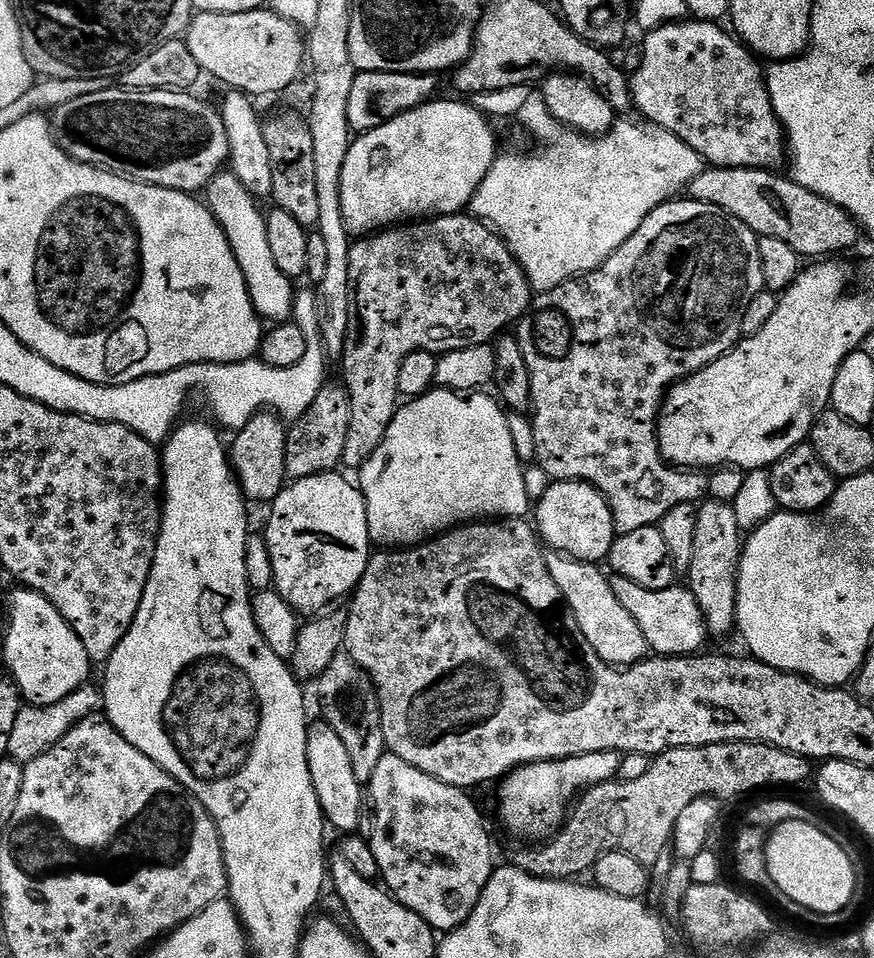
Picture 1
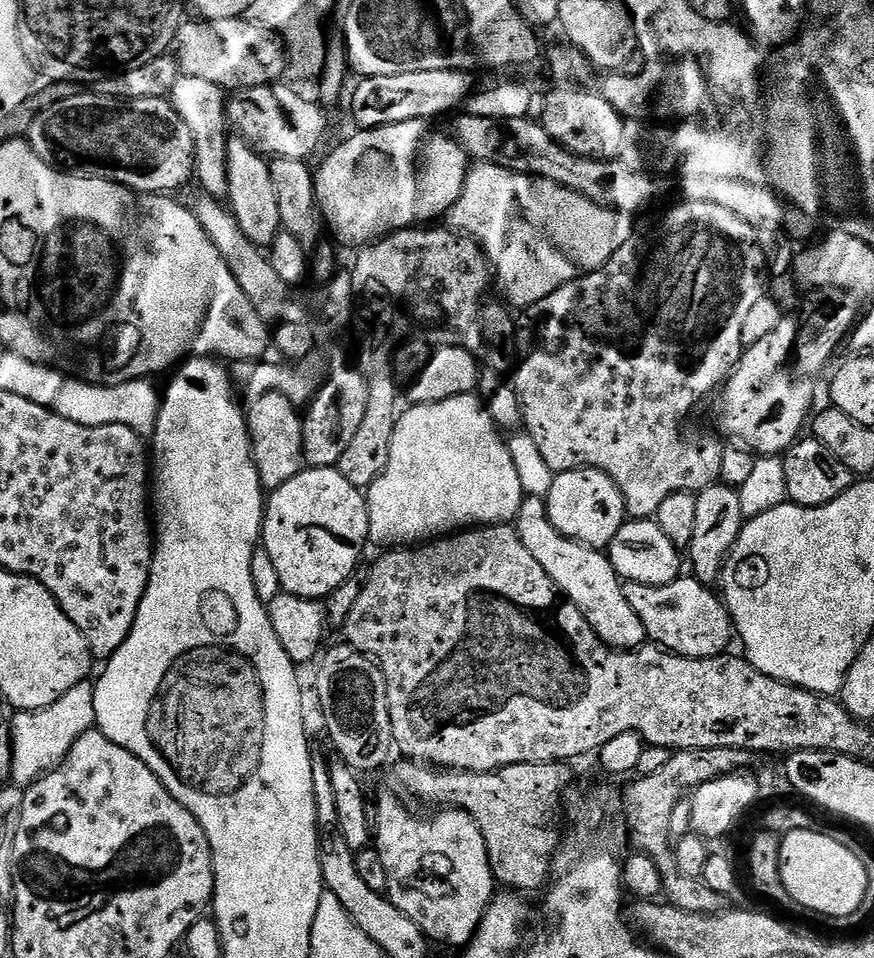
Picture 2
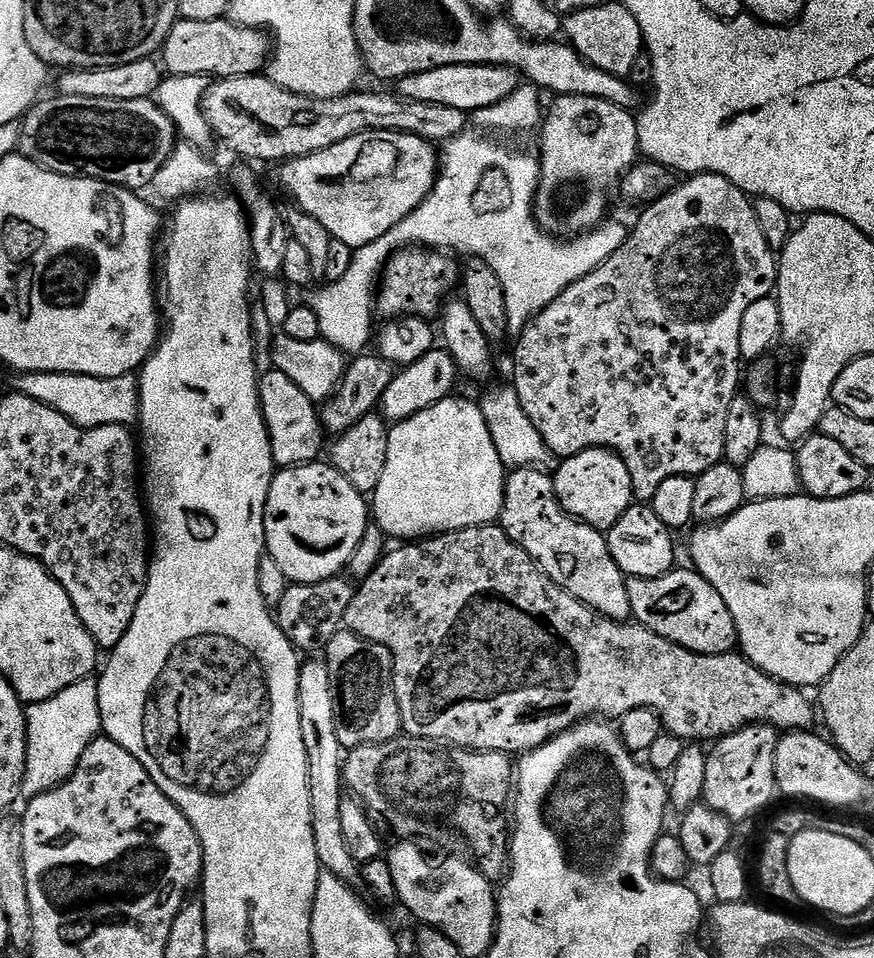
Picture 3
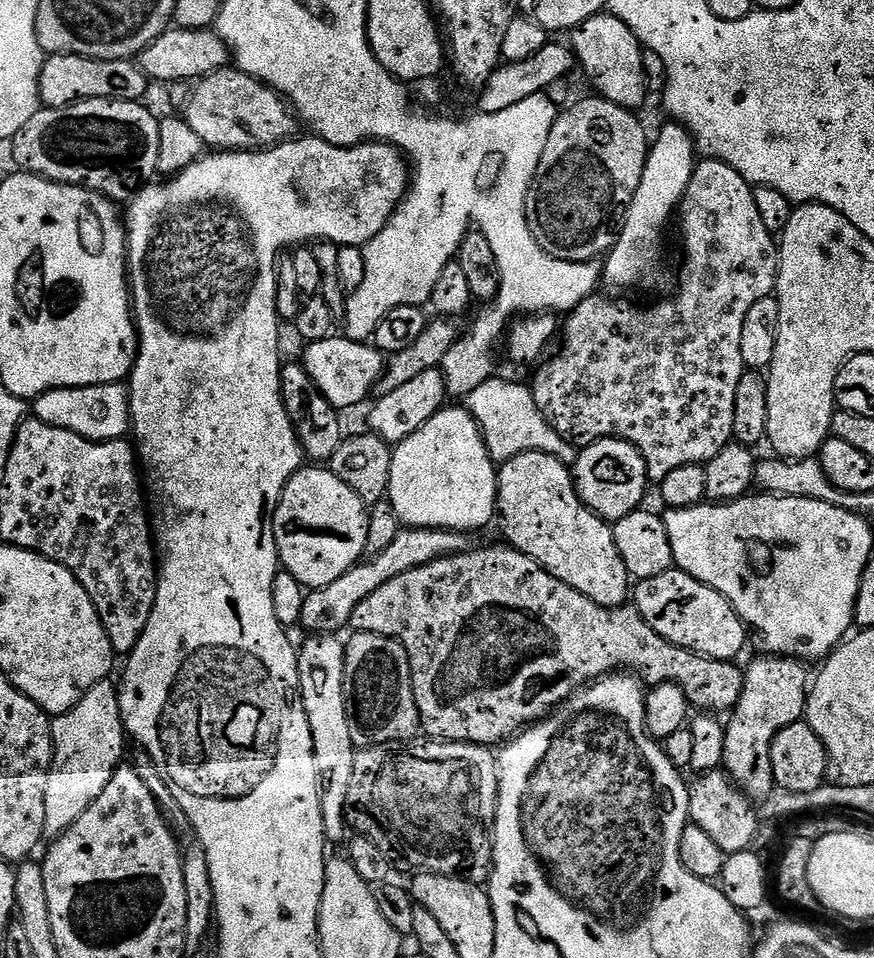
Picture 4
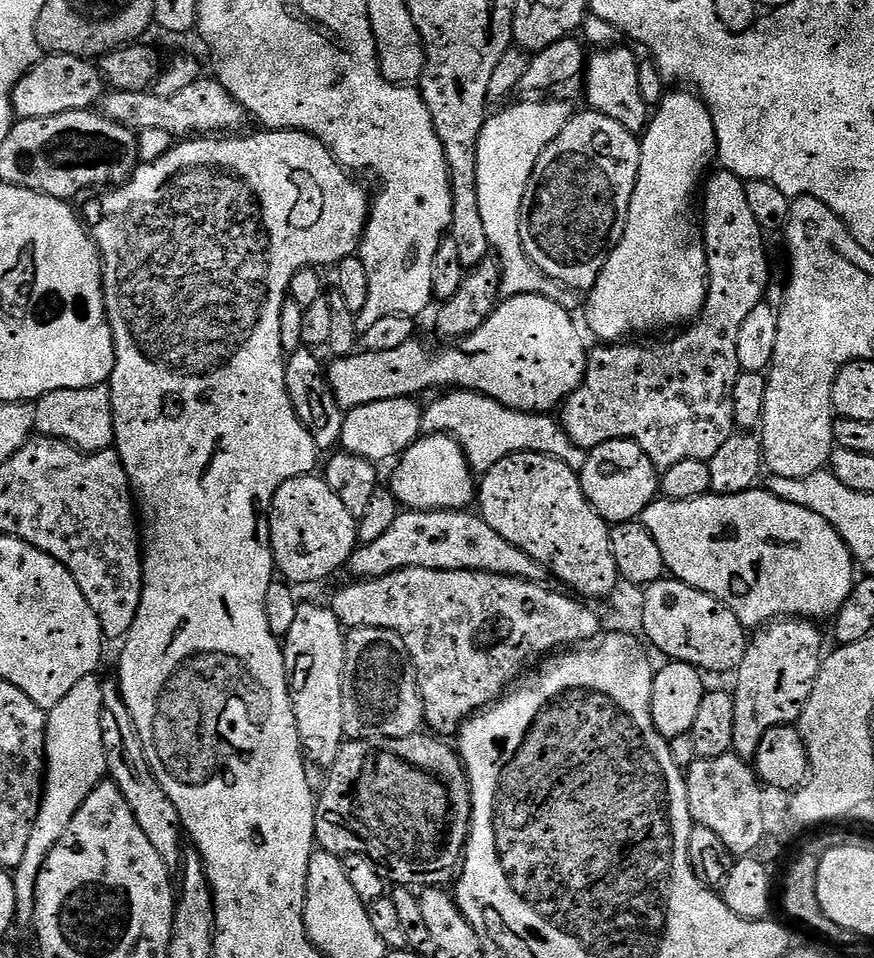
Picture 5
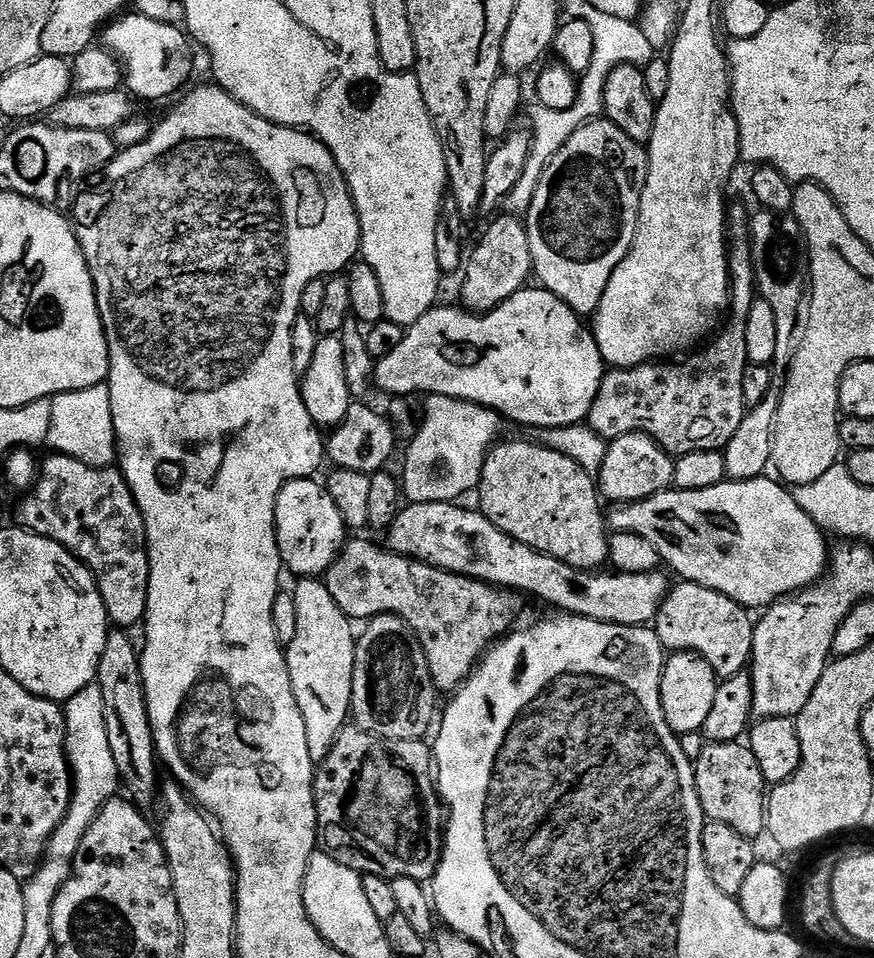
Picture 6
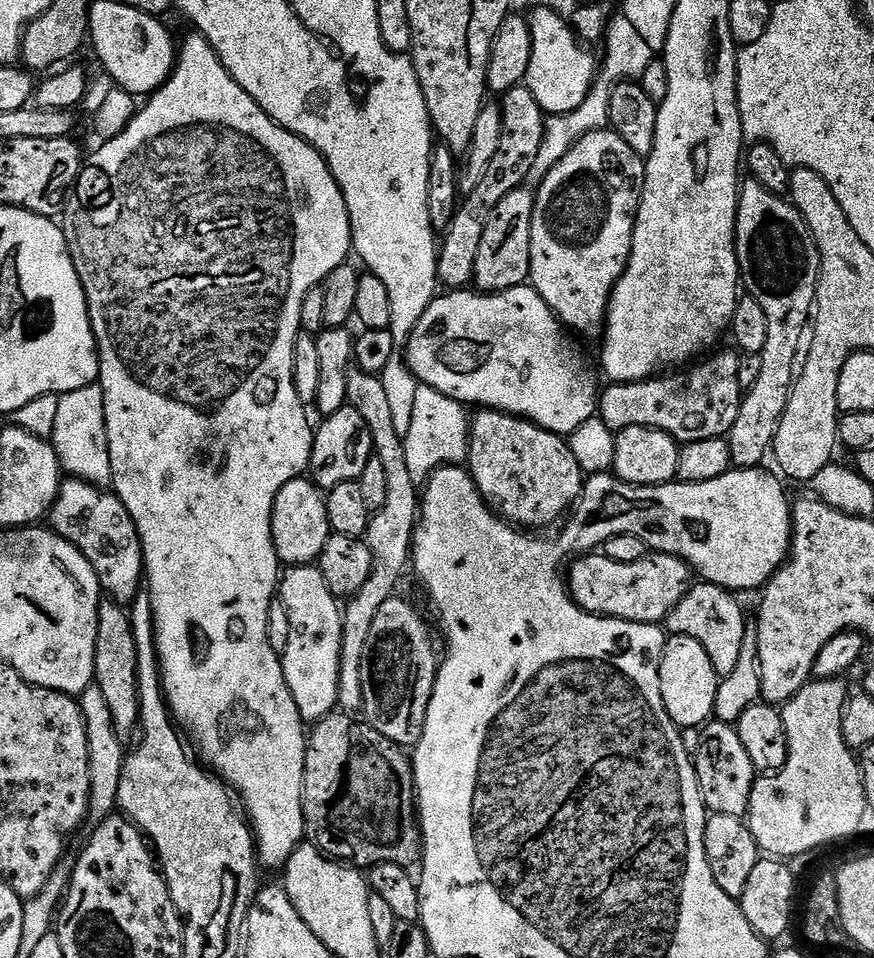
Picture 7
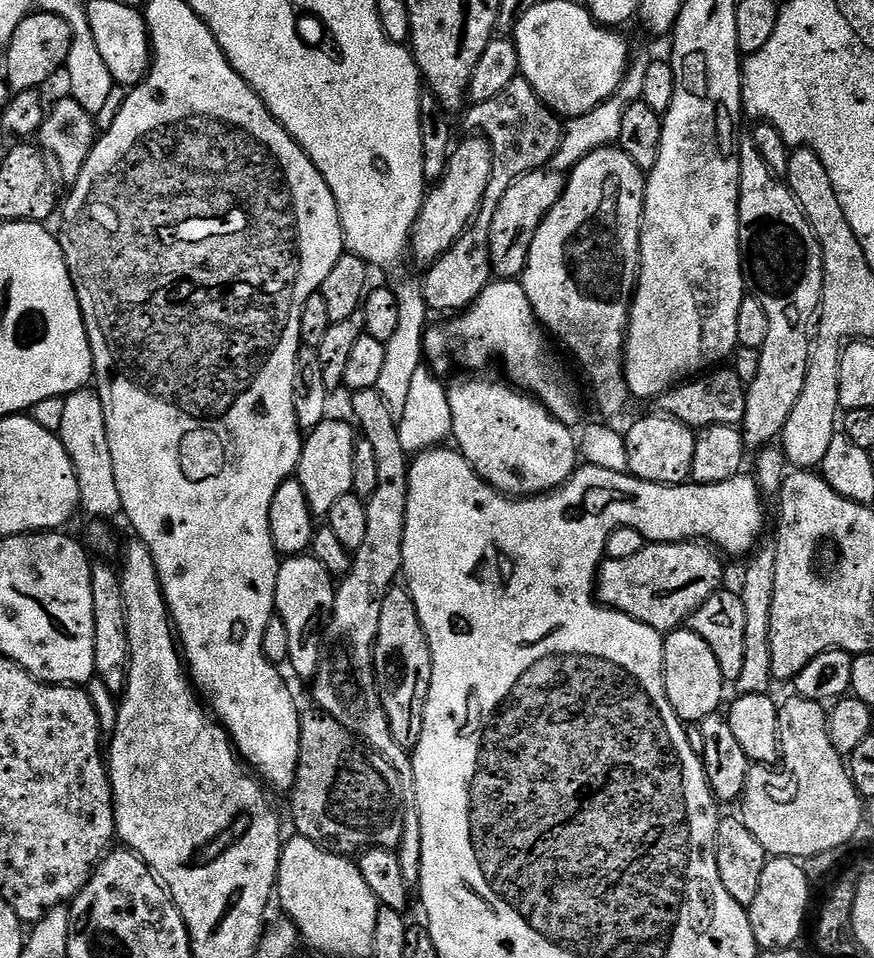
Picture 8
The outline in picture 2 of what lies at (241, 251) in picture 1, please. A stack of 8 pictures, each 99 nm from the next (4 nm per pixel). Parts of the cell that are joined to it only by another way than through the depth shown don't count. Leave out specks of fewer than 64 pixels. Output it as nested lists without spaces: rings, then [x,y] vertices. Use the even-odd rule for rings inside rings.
[[[181,75],[175,83],[171,97],[179,116],[191,128],[195,136],[196,180],[204,186],[205,195],[223,199],[228,192],[226,154],[230,130],[227,123],[227,99],[225,89],[206,79]]]

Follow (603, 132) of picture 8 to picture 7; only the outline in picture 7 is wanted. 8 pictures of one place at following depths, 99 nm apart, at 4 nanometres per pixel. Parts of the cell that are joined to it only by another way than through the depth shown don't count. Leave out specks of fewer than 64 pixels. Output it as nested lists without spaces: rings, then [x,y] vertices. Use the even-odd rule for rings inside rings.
[[[623,14],[615,15],[608,24],[603,39],[604,62],[600,64],[601,70],[592,84],[585,101],[572,113],[564,113],[561,116],[549,115],[546,120],[544,137],[542,138],[542,150],[538,150],[538,158],[534,158],[534,166],[530,166],[530,174],[527,183],[532,186],[539,185],[546,178],[550,170],[561,160],[567,152],[586,134],[598,132],[609,127],[608,115],[610,114],[610,94],[615,90],[617,84],[634,81],[638,82],[650,62],[655,59],[656,54],[650,50],[641,37],[638,30],[634,29],[630,20]]]

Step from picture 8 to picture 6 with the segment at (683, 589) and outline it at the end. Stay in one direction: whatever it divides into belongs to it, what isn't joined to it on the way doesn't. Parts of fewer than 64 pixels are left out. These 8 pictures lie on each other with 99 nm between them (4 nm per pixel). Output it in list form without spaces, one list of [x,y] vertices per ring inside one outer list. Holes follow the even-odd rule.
[[[422,502],[421,504],[408,504],[407,506],[401,507],[400,511],[396,513],[394,522],[386,530],[386,536],[388,536],[388,544],[386,544],[387,551],[395,552],[398,556],[409,556],[411,560],[423,560],[429,564],[433,564],[435,568],[443,568],[446,572],[456,572],[460,576],[470,576],[473,580],[484,581],[485,584],[495,584],[497,588],[515,590],[520,594],[529,592],[530,595],[537,596],[538,599],[545,600],[548,604],[553,604],[553,606],[556,607],[553,609],[559,610],[561,613],[569,616],[581,616],[587,620],[597,620],[603,624],[620,624],[623,628],[629,630],[635,630],[639,624],[651,625],[653,621],[655,621],[658,610],[662,606],[662,602],[668,596],[670,580],[667,580],[667,578],[663,576],[663,571],[657,570],[644,574],[626,574],[625,572],[618,572],[615,570],[589,570],[586,568],[575,568],[566,562],[562,562],[558,558],[554,558],[550,554],[542,554],[538,550],[534,550],[530,546],[526,546],[522,542],[510,538],[510,534],[498,530],[498,526],[494,526],[494,522],[487,520],[483,512],[479,510],[467,512],[466,509],[459,508],[458,505],[459,503],[456,502]]]

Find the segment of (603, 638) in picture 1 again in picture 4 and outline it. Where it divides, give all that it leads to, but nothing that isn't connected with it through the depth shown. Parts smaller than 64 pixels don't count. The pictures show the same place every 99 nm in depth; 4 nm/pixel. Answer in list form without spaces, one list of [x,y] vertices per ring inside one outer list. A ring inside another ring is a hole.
[[[523,452],[513,460],[503,461],[496,478],[496,511],[498,524],[504,527],[504,536],[520,551],[517,553],[535,562],[554,579],[580,592],[599,608],[616,610],[627,596],[629,599],[630,577],[616,549],[612,528],[580,501],[574,487],[573,473],[565,461],[542,452]]]

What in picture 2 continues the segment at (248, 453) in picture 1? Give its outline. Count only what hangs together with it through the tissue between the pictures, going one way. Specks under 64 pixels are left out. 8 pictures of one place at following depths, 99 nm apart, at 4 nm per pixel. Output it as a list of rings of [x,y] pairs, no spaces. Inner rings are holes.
[[[284,393],[262,394],[247,405],[248,433],[252,439],[252,457],[258,466],[258,474],[265,489],[275,490],[286,486],[290,478],[302,471],[302,426],[301,409]]]

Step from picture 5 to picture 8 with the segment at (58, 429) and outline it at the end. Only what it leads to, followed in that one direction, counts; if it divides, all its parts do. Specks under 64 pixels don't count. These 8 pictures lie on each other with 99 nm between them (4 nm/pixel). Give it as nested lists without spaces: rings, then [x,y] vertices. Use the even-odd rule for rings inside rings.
[[[85,386],[79,392],[64,397],[62,424],[59,430],[62,446],[70,454],[74,474],[78,478],[80,508],[97,521],[108,522],[111,516],[122,512],[122,494],[118,494],[118,481],[114,478],[114,458],[110,458],[110,438],[106,438],[106,414],[99,392]]]

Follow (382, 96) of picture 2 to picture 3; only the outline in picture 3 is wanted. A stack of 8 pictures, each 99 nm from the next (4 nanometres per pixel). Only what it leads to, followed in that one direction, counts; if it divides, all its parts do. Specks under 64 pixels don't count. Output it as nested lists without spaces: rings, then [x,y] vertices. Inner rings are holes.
[[[459,64],[410,74],[399,81],[398,92],[406,100],[428,102],[434,106],[454,106],[459,112],[471,114],[502,102],[508,95],[514,94],[521,84],[521,77],[512,68],[494,64]]]

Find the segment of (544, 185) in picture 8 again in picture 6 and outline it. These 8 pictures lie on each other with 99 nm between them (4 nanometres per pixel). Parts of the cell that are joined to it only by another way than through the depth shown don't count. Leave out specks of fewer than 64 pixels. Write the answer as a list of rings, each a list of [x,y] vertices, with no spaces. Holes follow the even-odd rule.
[[[516,214],[503,215],[497,215],[497,220],[481,234],[476,249],[467,253],[462,265],[464,281],[460,284],[459,303],[473,314],[494,310],[502,302],[518,294],[529,283],[534,272],[525,221]]]

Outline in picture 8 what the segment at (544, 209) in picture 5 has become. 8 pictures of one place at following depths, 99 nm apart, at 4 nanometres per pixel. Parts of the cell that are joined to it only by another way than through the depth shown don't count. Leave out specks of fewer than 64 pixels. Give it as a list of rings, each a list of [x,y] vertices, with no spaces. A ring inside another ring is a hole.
[[[618,146],[594,150],[582,162],[573,166],[567,173],[564,192],[559,202],[546,214],[546,218],[538,226],[538,234],[534,234],[534,242],[530,246],[528,261],[524,267],[522,283],[526,290],[526,298],[530,298],[530,306],[537,320],[553,337],[557,336],[572,351],[574,359],[580,363],[586,379],[592,383],[592,396],[596,399],[596,408],[604,416],[620,416],[628,408],[630,397],[626,378],[624,377],[624,343],[628,337],[628,319],[632,313],[632,298],[636,290],[636,277],[640,275],[640,223],[644,217],[644,186],[646,174]]]

